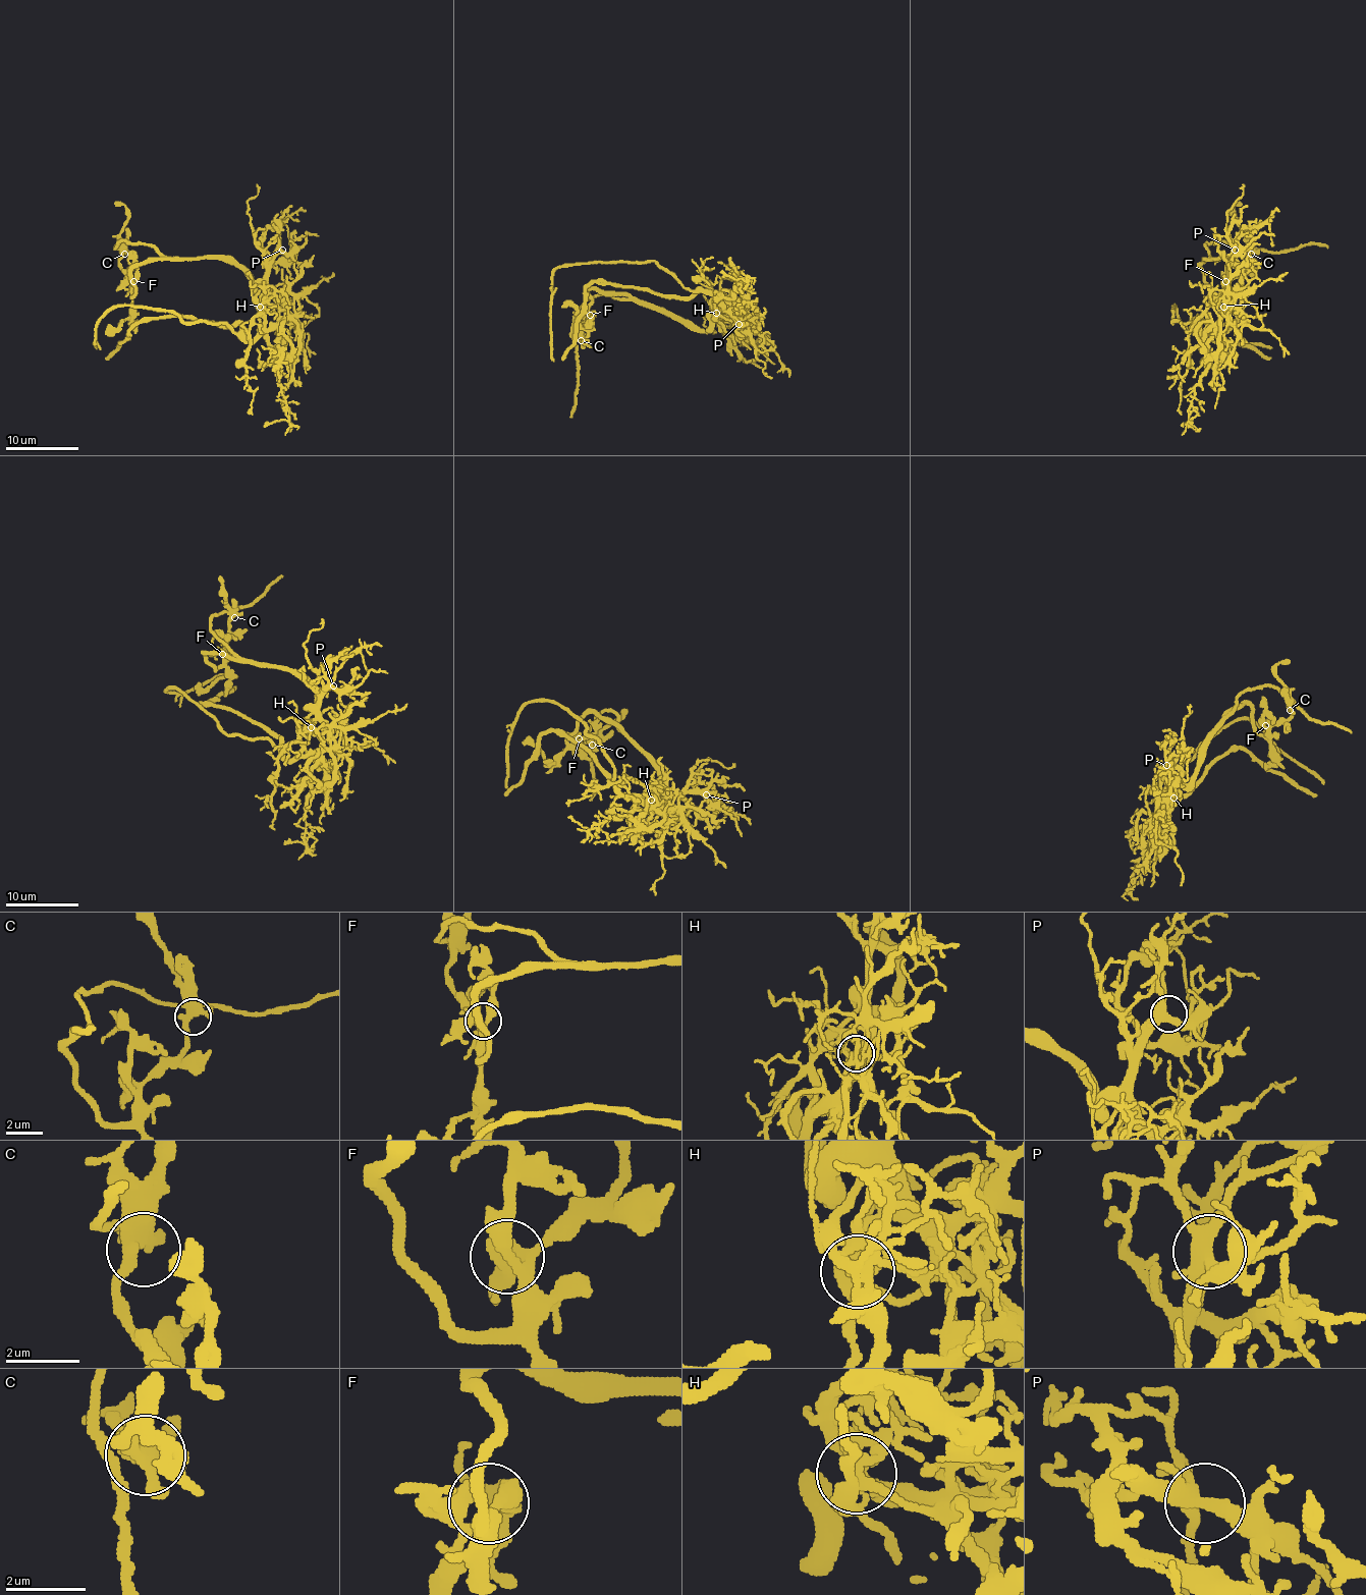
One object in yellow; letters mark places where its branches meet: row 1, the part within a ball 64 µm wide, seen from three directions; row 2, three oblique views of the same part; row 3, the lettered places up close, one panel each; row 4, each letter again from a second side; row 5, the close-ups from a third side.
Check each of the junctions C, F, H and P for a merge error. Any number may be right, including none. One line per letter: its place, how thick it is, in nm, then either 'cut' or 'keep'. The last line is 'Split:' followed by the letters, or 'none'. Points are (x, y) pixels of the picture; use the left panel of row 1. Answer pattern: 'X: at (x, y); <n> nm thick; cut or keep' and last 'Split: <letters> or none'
C: at (124, 254); 360 nm thick; keep
F: at (133, 281); 280 nm thick; keep
H: at (260, 307); 340 nm thick; cut
P: at (282, 250); 420 nm thick; keep
Split: H

